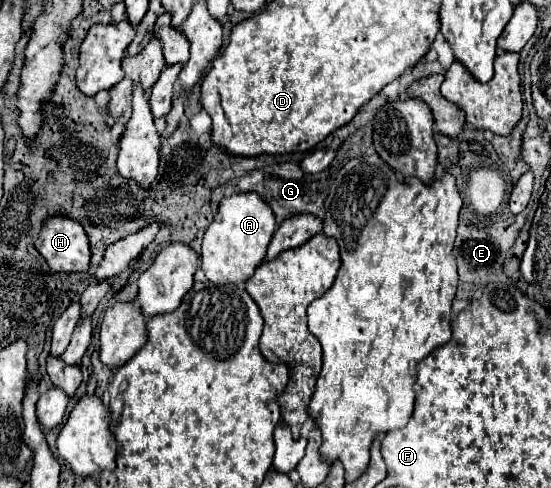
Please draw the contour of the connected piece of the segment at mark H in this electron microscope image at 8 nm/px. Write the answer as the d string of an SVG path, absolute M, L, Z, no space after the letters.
M67 216L45 220L35 248L53 272L87 272L89 268L89 238L77 220Z

